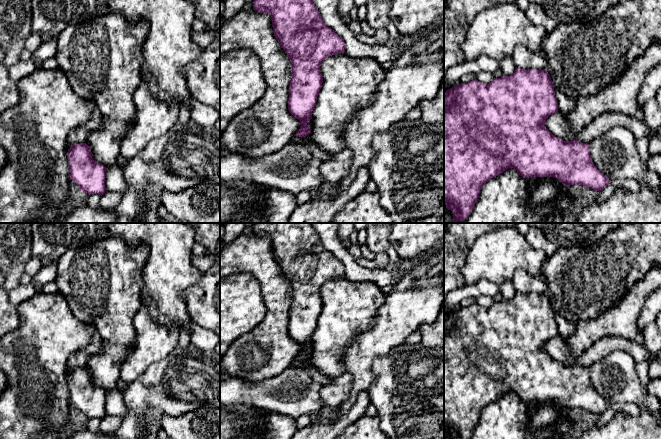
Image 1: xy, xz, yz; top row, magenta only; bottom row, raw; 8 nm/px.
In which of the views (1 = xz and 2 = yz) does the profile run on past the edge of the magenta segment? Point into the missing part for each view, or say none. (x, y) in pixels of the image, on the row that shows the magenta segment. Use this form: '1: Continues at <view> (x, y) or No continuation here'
1: No continuation here
2: No continuation here

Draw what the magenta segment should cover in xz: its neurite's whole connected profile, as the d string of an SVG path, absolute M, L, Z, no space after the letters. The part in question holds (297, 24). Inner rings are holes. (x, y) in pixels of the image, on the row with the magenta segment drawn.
M254 0L253 10L271 16L274 36L290 59L288 110L301 123L295 136L306 137L311 133L307 123L323 83L320 65L327 57L345 52L345 42L323 22L313 0Z

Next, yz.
M516 67L511 76L494 78L489 84L484 84L475 79L446 90L444 95L444 204L446 208L453 213L453 223L461 223L464 221L472 213L483 185L509 168L516 169L523 178L549 176L557 178L564 186L580 184L585 188L591 188L599 192L611 182L592 162L589 144L582 143L575 139L572 141L564 141L548 131L545 126L546 119L556 111L558 111L558 102L555 96L554 85L546 69L526 70Z

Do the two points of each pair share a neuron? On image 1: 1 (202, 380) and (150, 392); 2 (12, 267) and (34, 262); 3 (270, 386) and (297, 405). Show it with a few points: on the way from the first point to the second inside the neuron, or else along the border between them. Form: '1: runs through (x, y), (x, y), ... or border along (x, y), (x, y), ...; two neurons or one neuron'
1: runs through (189, 380), (163, 389); one neuron
2: border along (32, 257), (25, 265), (24, 272); two neurons
3: runs through (277, 393), (286, 394), (290, 398); one neuron

